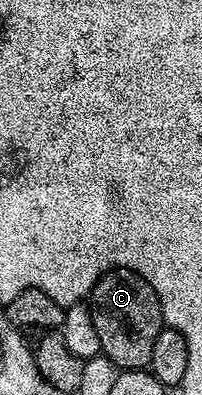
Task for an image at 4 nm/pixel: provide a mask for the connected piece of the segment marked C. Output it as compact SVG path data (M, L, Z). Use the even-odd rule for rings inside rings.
M119 268L113 272L106 272L100 277L88 300L92 305L89 311L92 322L95 323L101 355L107 356L115 364L115 369L118 370L145 369L152 358L152 346L156 346L156 338L164 327L162 307L149 282L140 278L135 272L129 272L126 268Z

